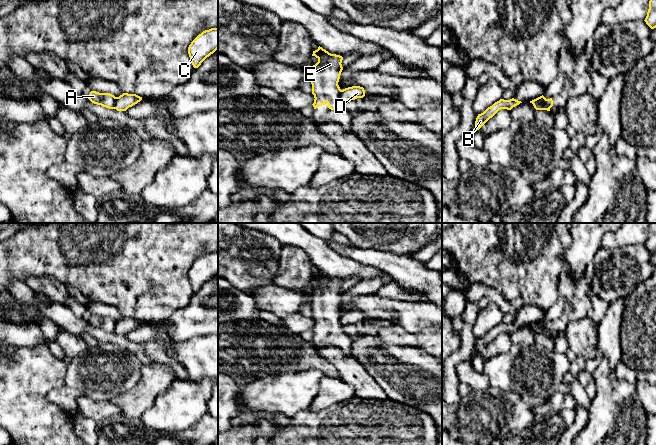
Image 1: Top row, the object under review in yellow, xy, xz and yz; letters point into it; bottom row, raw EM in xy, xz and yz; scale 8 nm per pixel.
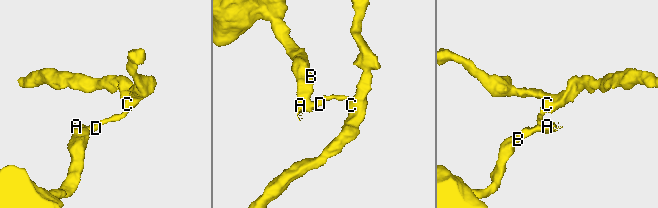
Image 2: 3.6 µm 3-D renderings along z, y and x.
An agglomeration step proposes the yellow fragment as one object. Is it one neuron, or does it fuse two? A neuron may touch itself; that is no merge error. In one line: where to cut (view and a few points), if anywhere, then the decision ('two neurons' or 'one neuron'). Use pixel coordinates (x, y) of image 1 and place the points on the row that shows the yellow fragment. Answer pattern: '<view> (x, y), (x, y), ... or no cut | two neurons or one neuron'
yz (540, 96), (543, 103), (549, 108) | two neurons

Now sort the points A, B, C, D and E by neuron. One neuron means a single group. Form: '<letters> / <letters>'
A B E / C D

